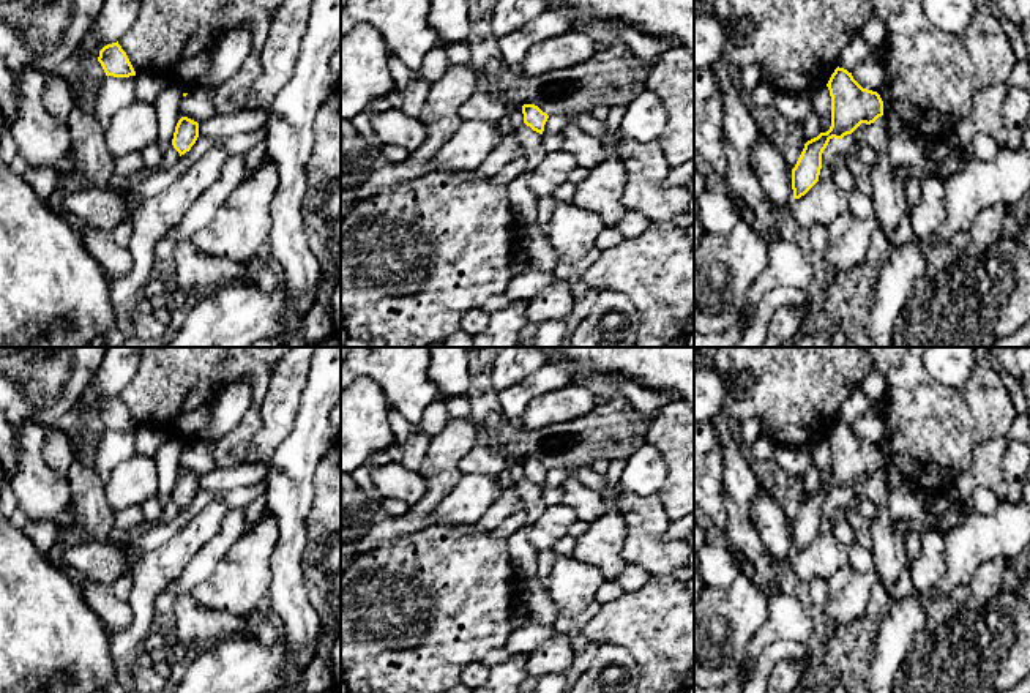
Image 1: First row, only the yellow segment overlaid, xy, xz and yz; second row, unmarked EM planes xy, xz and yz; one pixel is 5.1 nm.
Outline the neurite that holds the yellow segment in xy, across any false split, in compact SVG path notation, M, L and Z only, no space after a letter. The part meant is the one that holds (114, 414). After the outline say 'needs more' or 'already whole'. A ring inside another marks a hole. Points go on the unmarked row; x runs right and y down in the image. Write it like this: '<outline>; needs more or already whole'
M118 395L104 399L99 404L98 415L101 417L106 429L114 429L114 431L136 429L136 425L126 409L126 406L118 398Z; already whole

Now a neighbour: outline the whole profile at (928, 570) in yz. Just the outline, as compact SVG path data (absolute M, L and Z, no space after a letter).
M921 532L921 553L912 564L913 590L931 597L945 576L945 540L940 532Z

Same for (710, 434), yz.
M721 417L694 420L694 504L727 537L724 507L724 442L732 428Z

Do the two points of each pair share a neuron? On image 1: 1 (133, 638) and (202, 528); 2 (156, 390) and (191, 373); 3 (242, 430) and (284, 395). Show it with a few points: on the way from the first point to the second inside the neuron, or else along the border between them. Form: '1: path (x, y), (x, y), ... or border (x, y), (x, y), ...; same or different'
1: path (142, 611), (142, 595), (147, 583), (175, 554); same
2: path (164, 390), (183, 374); same
3: border (270, 378), (261, 409), (261, 428), (248, 449); different

